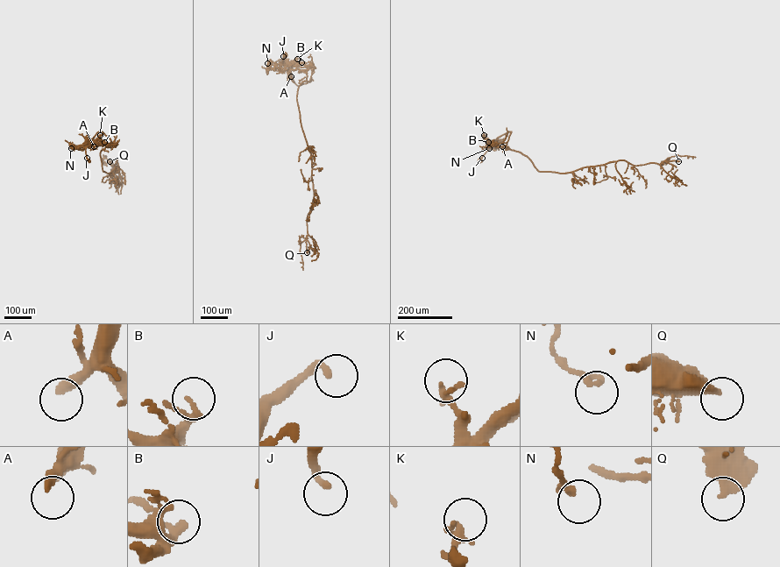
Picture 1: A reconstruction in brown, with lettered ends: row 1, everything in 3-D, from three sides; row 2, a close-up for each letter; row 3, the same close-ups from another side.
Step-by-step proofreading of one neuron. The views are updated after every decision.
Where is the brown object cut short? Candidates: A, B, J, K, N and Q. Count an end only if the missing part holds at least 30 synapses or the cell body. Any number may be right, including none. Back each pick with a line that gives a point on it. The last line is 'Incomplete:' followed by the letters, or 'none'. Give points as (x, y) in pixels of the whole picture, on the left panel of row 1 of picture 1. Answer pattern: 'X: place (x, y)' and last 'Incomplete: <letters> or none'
A: place (94, 146)
Q: place (109, 161)
Incomplete: A, Q

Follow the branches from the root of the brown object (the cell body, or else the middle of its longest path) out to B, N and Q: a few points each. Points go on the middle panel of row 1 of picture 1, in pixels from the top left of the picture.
B: (285, 54), (282, 62), (287, 66), (301, 62)
N: (285, 54), (283, 64), (267, 63)
Q: (285, 54), (282, 62), (307, 75), (296, 97), (311, 154), (314, 190), (307, 218), (307, 252)

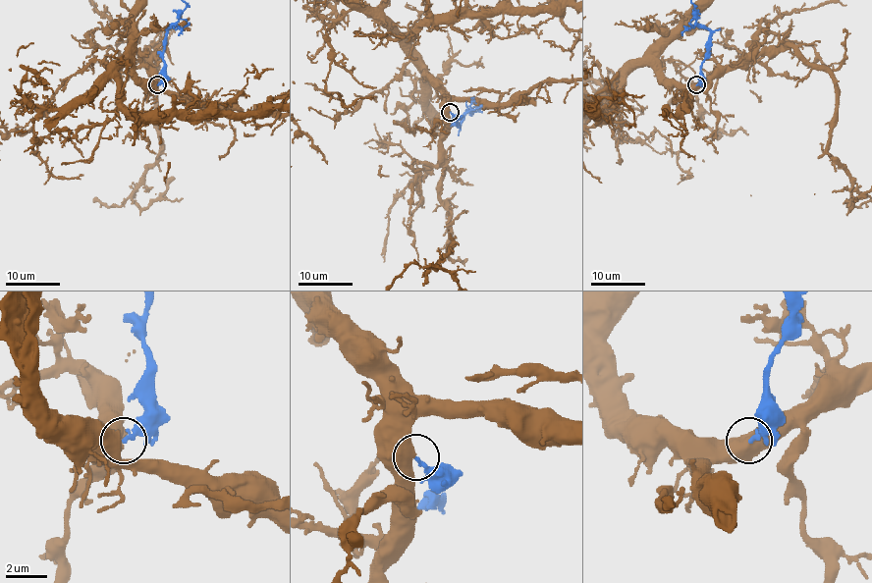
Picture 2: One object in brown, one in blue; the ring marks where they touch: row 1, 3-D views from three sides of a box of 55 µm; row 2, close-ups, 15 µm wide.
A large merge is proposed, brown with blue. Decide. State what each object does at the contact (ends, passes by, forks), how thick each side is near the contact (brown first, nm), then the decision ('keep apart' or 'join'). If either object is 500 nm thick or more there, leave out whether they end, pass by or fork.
750 nm thick on the brown side, 200 nm on the other; join

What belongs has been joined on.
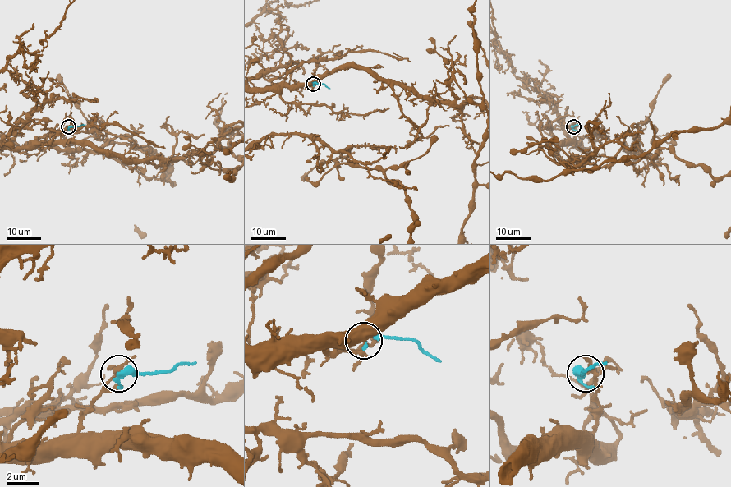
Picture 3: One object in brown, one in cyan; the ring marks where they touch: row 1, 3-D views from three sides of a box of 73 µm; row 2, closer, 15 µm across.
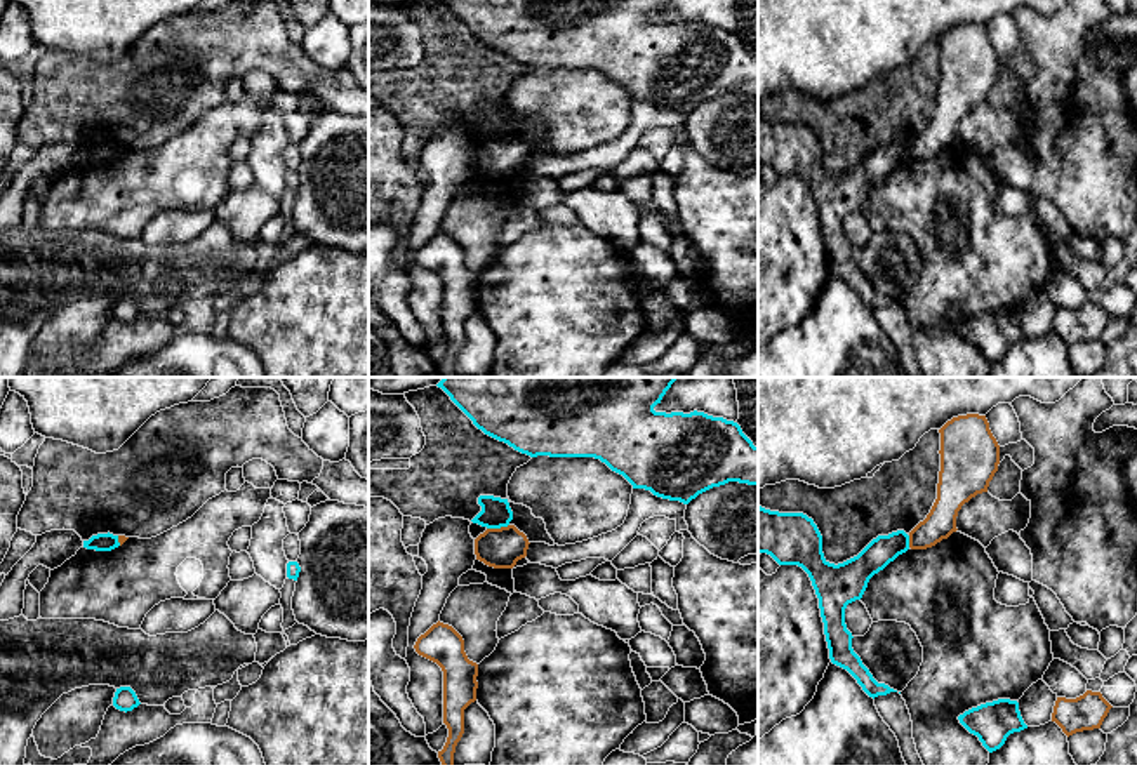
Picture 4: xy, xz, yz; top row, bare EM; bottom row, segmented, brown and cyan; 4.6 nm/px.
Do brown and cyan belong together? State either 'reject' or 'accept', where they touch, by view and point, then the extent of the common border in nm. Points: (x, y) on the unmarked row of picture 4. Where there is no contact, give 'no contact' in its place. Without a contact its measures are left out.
reject; meets brown in xz at (498, 139); contact 110 nm long

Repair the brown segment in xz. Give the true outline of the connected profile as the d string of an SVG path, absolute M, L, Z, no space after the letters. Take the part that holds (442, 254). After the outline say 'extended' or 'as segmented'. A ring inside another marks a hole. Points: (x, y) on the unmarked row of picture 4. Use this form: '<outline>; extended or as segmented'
M440 231L417 249L414 259L443 282L443 334L449 348L438 369L443 377L454 377L455 356L464 344L464 320L476 311L478 275L468 269L462 247Z; as segmented

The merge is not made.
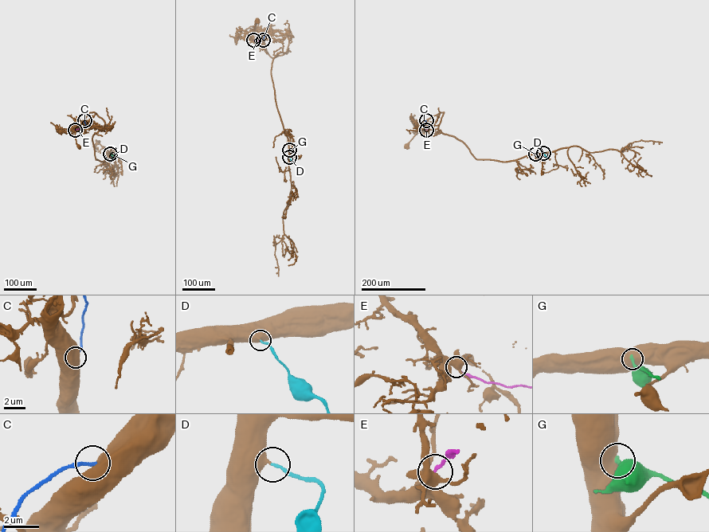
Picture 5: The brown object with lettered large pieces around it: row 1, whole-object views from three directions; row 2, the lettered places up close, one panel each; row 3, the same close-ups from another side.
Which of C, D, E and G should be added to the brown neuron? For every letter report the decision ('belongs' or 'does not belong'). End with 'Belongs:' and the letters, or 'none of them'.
C: does not belong
D: belongs
E: does not belong
G: does not belong
Belongs: D

